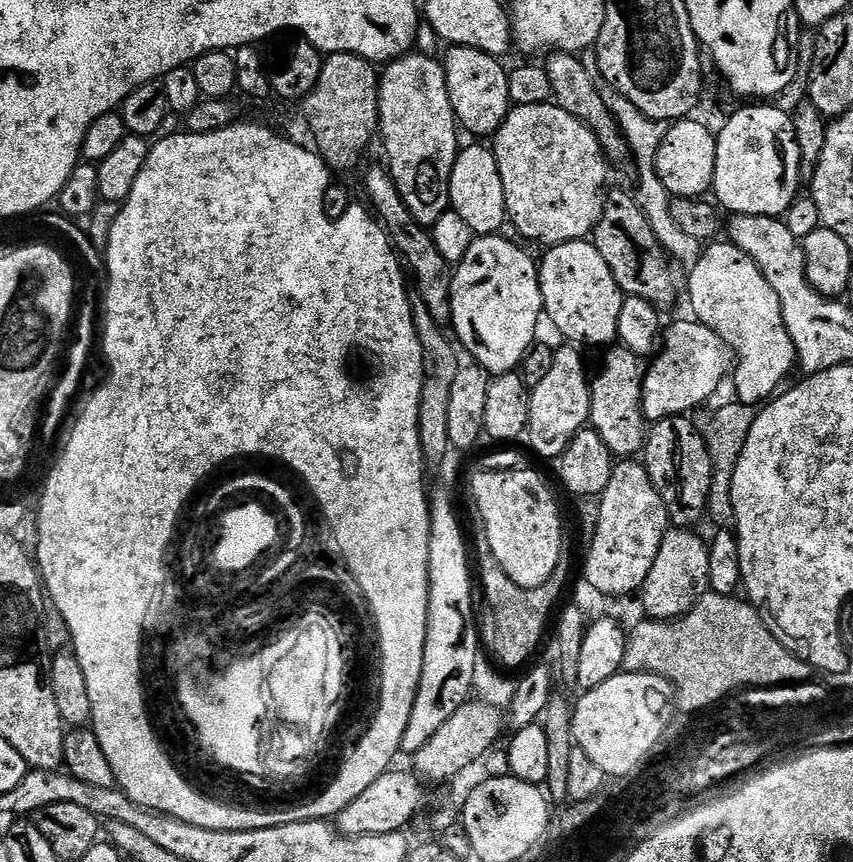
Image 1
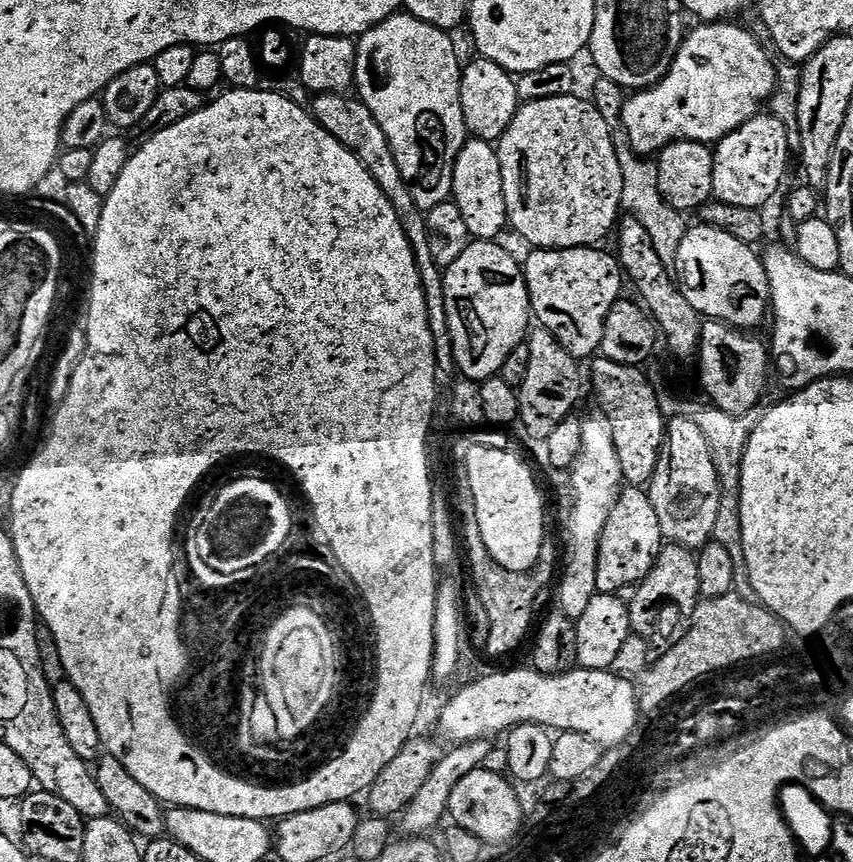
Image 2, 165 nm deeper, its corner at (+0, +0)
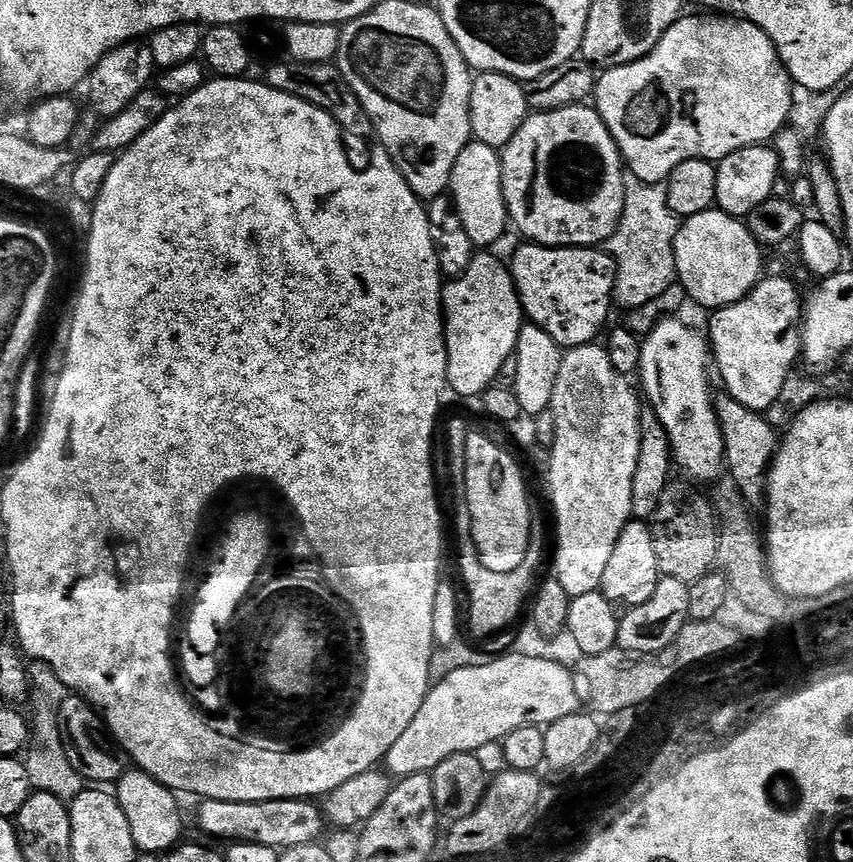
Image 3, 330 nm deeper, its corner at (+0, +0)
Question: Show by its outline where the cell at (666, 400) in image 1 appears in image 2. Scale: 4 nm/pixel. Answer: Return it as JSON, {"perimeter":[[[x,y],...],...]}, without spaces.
{"perimeter":[[[705,319],[700,335],[700,384],[709,401],[726,410],[726,414],[741,416],[761,403],[770,376],[770,348],[748,330],[732,328],[720,320]]]}

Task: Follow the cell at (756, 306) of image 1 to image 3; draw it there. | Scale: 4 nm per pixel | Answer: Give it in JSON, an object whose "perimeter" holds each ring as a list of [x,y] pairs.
{"perimeter":[[[713,206],[708,211],[687,217],[680,225],[676,236],[676,274],[678,282],[688,292],[689,301],[701,304],[707,310],[725,308],[734,302],[744,300],[746,294],[762,279],[760,272],[761,245],[750,234],[747,223],[743,219],[721,212]]]}

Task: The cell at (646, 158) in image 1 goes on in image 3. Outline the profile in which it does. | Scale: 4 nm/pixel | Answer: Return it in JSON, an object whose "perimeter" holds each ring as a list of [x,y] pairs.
{"perimeter":[[[630,171],[624,173],[624,209],[622,218],[609,238],[606,251],[616,263],[616,285],[612,291],[613,301],[624,310],[644,306],[653,298],[658,298],[666,286],[677,283],[676,236],[680,232],[681,217],[676,216],[667,202],[668,189],[664,184],[641,184],[640,179]]]}

